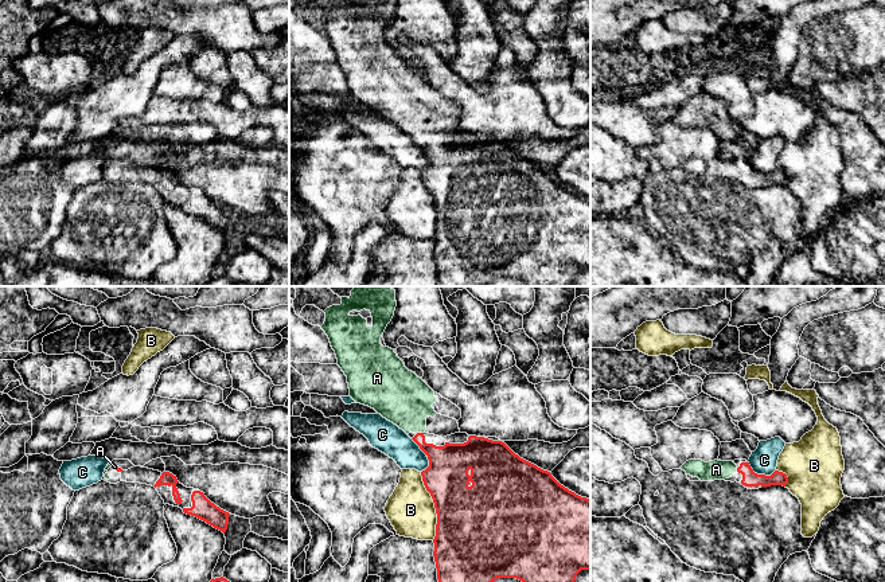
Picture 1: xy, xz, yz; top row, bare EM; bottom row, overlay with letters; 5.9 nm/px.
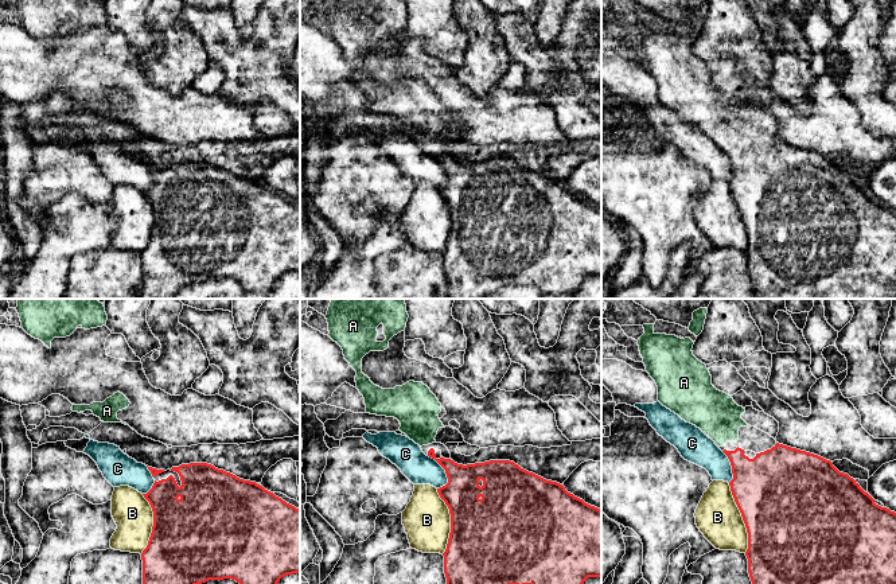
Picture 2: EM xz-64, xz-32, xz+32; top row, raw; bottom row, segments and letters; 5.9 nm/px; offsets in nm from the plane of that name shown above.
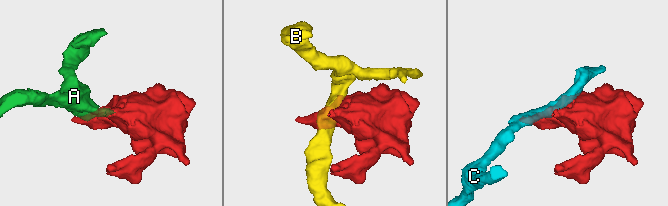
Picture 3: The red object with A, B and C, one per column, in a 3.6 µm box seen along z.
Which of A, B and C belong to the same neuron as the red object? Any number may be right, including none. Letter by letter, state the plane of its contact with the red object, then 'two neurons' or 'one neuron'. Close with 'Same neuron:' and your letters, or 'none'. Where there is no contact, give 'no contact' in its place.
A: xz | one neuron
B: xz | two neurons
C: yz | two neurons
Same neuron: A

